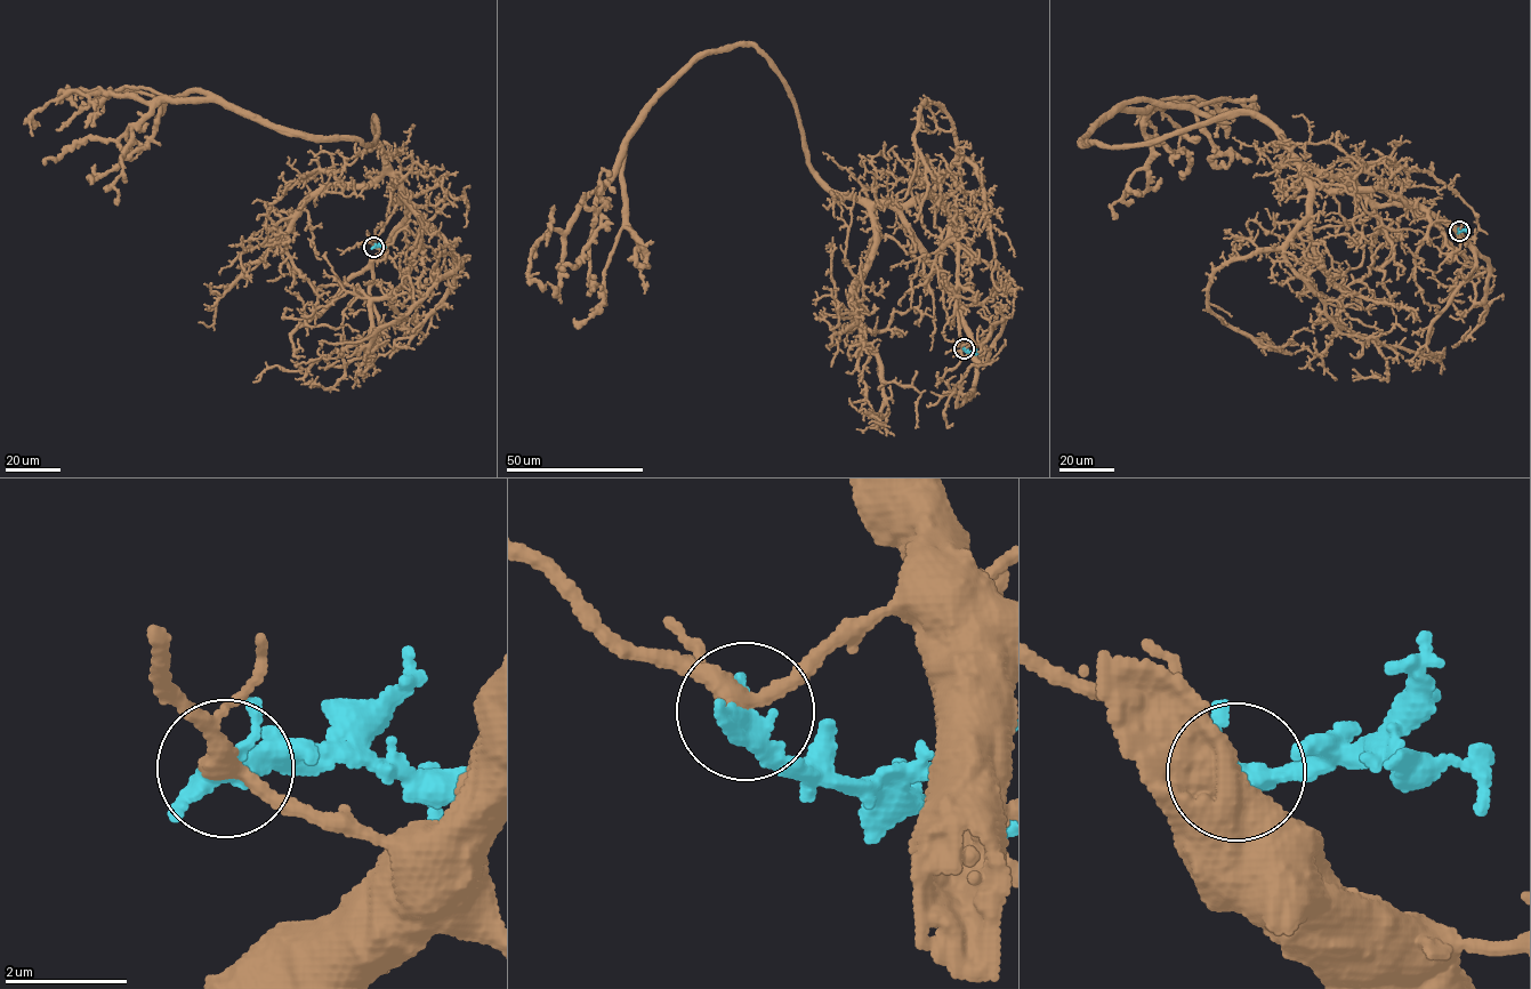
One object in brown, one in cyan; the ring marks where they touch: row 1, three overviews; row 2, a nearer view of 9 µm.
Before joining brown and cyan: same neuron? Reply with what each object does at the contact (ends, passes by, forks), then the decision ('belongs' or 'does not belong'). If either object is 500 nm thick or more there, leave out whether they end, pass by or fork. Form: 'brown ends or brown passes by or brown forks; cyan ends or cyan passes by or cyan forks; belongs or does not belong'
brown passes by; cyan passes by; does not belong

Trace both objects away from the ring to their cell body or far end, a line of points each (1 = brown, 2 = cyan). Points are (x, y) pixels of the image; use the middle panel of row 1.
1: (964, 348), (957, 290), (900, 214), (819, 178), (752, 46), (710, 50), (644, 112), (537, 241), (546, 289)
2: (964, 348), (977, 353)

